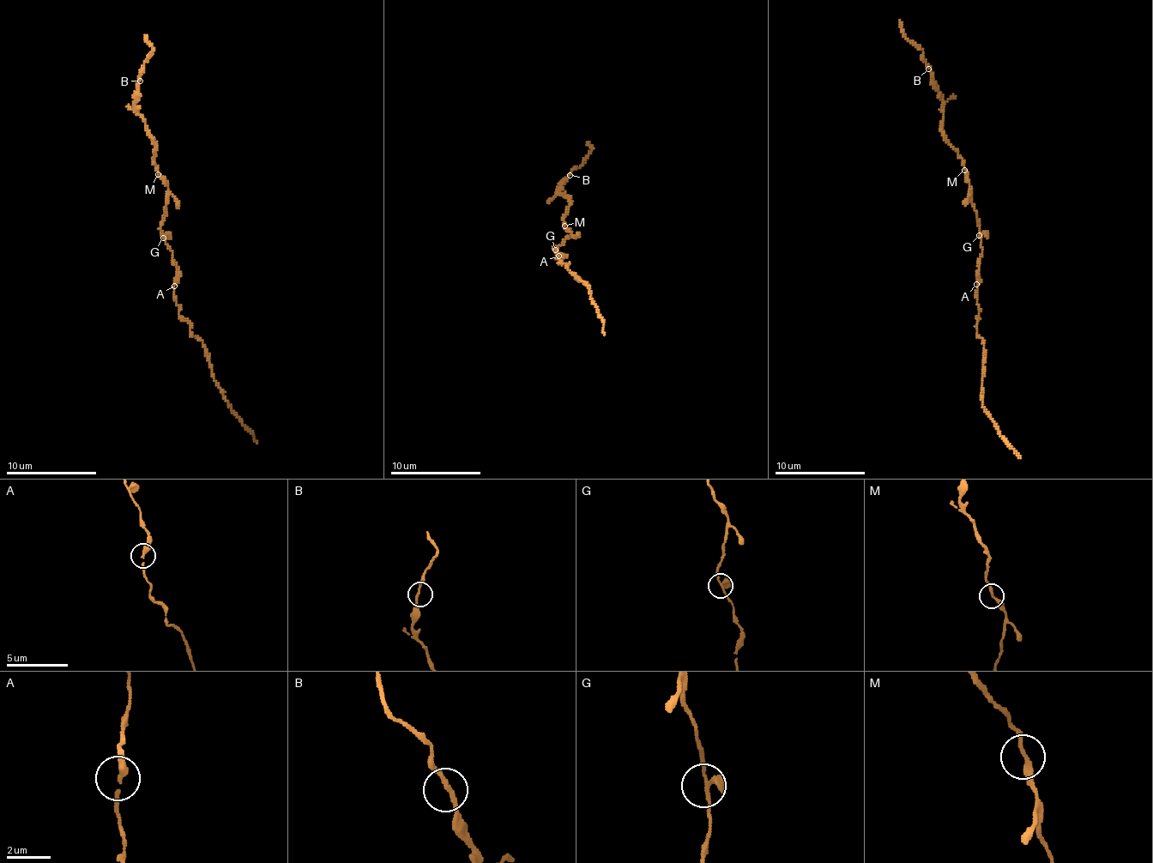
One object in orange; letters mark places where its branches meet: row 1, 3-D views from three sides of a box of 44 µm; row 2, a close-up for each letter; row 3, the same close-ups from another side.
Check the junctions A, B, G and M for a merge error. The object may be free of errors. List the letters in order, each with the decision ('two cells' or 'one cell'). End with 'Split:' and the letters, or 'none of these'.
A: one cell
B: one cell
G: one cell
M: one cell
Split: none of these

